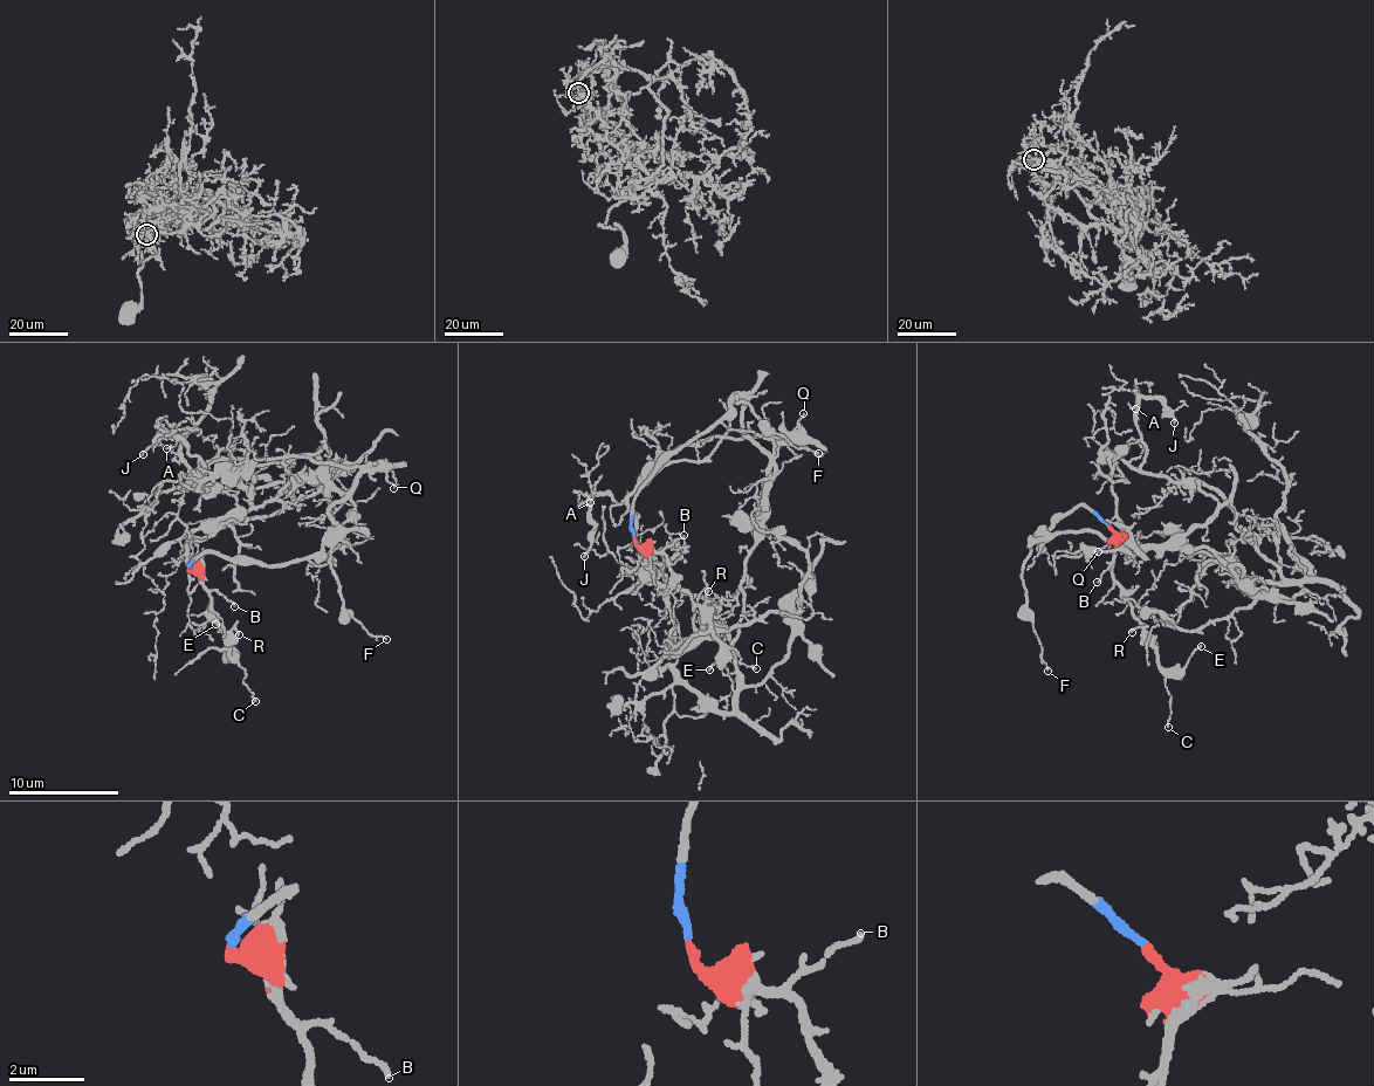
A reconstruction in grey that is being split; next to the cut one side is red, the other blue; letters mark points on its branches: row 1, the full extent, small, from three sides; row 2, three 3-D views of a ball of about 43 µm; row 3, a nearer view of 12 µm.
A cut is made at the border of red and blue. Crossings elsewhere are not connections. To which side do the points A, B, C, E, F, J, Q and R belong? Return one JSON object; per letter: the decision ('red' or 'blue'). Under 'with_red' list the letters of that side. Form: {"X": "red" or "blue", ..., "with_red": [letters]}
{"A": "blue", "B": "red", "C": "red", "E": "red", "F": "blue", "J": "blue", "Q": "blue", "R": "red", "with_red": ["B", "C", "E", "R"]}

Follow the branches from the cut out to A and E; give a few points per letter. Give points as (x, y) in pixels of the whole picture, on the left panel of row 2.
A: (189, 566), (321, 551), (361, 468), (211, 472), (165, 447)
E: (189, 566), (210, 597), (211, 620), (225, 633), (228, 657), (232, 658), (229, 646), (214, 623)

